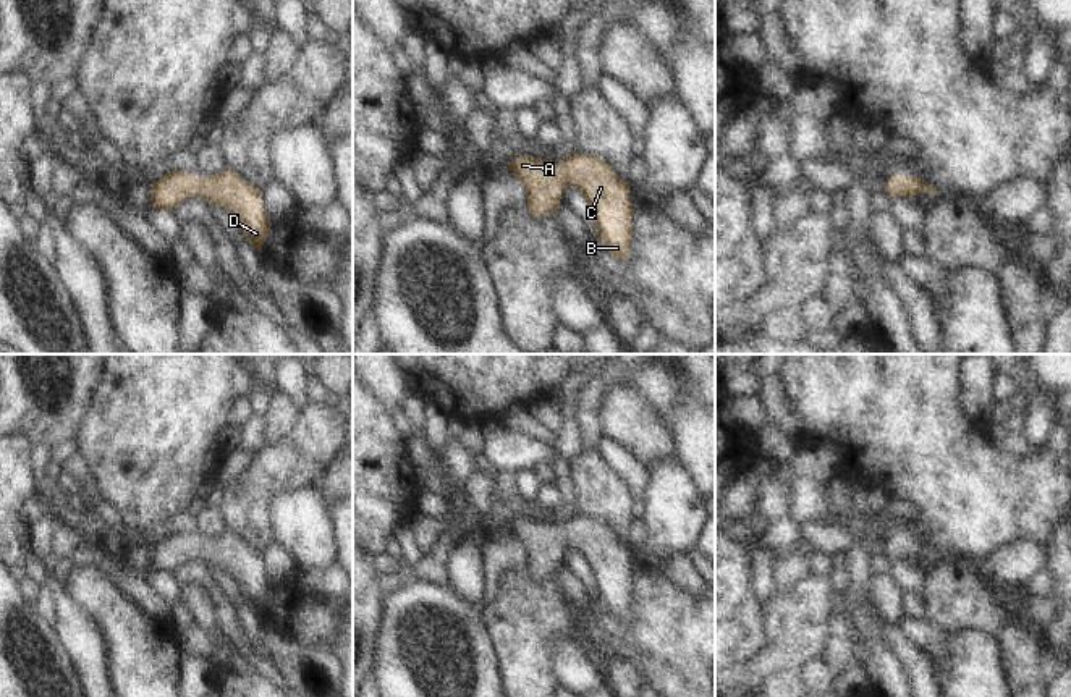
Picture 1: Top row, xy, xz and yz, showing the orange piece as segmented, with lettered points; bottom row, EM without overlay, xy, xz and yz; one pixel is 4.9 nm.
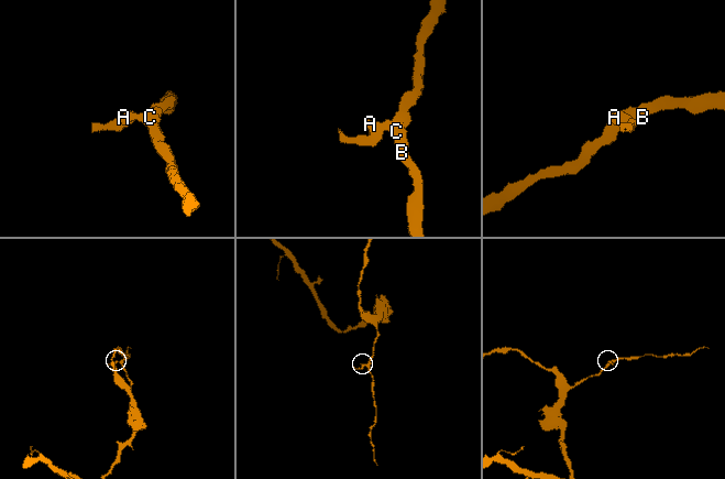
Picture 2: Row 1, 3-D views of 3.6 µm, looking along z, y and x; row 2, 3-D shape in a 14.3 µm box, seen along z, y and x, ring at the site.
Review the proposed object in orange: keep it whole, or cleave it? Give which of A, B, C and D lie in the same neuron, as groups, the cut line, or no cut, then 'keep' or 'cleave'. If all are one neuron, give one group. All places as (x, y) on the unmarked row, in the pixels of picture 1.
A B C D; no cut; keep

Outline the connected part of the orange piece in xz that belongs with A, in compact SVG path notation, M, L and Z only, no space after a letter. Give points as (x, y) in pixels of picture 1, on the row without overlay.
M571 516L565 522L511 521L510 532L527 555L532 579L545 579L560 572L565 550L578 550L594 574L597 598L607 615L626 623L633 602L634 571L629 563L629 545L602 521Z

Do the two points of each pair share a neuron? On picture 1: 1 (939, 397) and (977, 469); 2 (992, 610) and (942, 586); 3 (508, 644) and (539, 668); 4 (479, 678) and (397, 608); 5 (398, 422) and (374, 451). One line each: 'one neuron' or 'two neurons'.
1: one neuron
2: one neuron
3: one neuron
4: one neuron
5: two neurons

